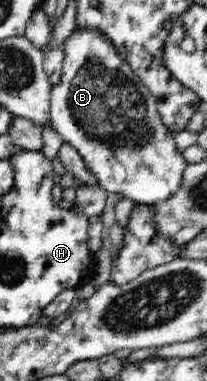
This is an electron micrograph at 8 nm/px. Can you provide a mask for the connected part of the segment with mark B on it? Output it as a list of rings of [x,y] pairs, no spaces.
[[[75,29],[72,35],[63,43],[64,63],[61,76],[58,83],[51,89],[50,98],[50,119],[51,127],[58,132],[64,139],[64,142],[70,143],[72,147],[82,156],[86,167],[89,167],[93,176],[97,179],[97,185],[109,193],[122,193],[126,198],[137,201],[137,203],[152,204],[160,203],[170,199],[170,195],[174,195],[182,183],[182,171],[186,169],[189,163],[178,150],[176,146],[175,135],[162,123],[160,117],[161,104],[157,101],[151,91],[142,83],[142,80],[132,68],[121,59],[119,52],[114,47],[114,44],[101,32],[95,29]]]

